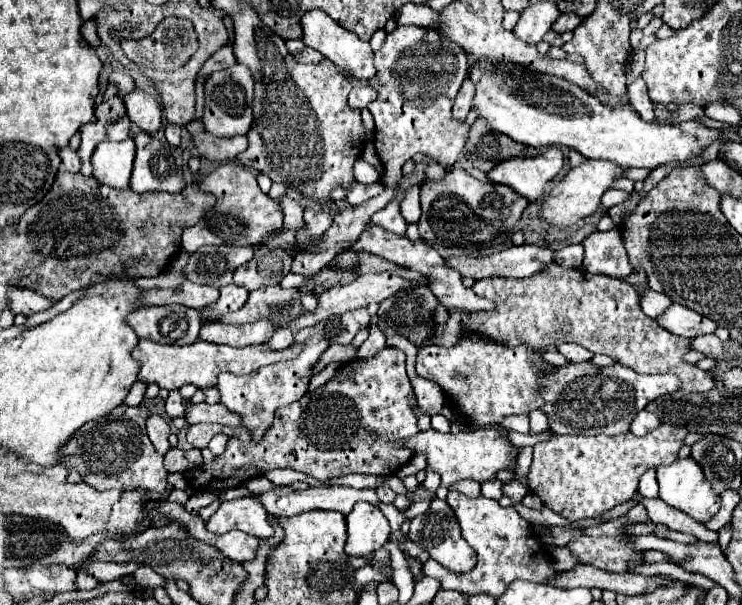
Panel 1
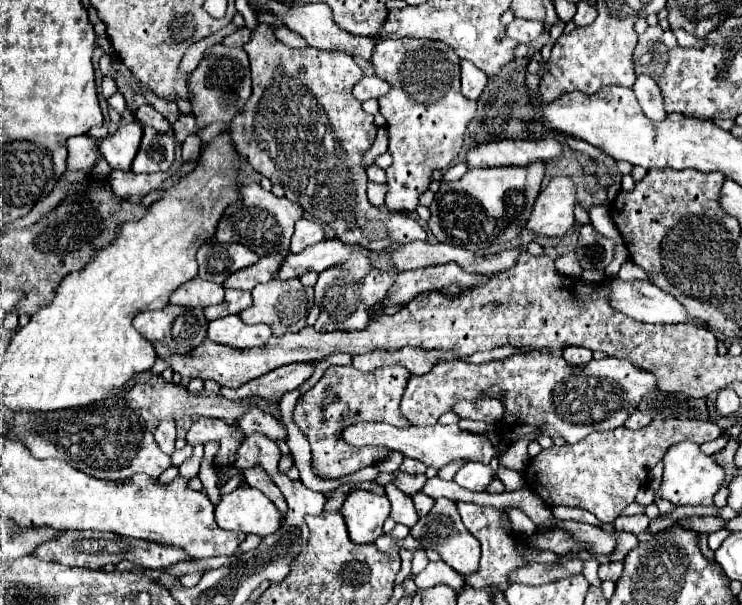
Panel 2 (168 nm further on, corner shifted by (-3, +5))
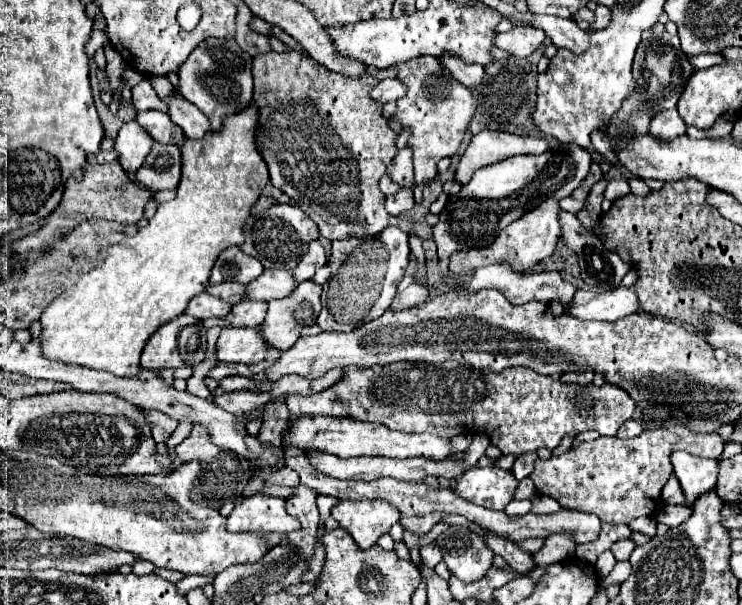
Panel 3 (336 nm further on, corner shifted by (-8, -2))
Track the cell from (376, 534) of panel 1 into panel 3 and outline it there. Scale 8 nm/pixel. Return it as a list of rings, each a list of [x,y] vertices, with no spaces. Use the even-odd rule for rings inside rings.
[[[342,499],[332,509],[332,517],[354,537],[360,549],[370,549],[398,523],[400,511],[382,499]]]

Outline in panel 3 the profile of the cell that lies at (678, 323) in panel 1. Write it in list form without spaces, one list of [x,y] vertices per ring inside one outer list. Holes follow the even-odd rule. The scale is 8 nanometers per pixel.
[[[614,287],[610,291],[578,291],[574,299],[564,307],[568,315],[578,319],[598,319],[598,321],[618,321],[624,315],[640,313],[638,295],[634,287]]]

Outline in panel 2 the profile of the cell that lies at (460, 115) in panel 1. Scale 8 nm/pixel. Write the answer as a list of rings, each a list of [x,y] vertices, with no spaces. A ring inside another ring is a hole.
[[[461,60],[461,92],[463,92],[463,96],[477,100],[485,88],[487,80],[489,80],[487,74],[481,72],[477,66],[473,66],[473,62]]]

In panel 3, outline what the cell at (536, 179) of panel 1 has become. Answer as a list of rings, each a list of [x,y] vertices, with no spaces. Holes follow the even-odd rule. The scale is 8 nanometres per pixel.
[[[480,131],[472,137],[466,147],[460,165],[456,169],[456,181],[468,183],[476,169],[516,157],[516,155],[542,155],[550,149],[546,139],[540,137],[518,137],[502,131]]]

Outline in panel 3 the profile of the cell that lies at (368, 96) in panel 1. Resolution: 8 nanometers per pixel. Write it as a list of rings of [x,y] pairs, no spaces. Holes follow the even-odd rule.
[[[384,79],[370,91],[370,97],[382,105],[400,99],[402,95],[406,95],[406,87],[398,79]]]

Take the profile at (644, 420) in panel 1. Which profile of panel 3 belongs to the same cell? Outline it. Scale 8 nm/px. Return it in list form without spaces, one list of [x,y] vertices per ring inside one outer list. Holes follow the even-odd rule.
[[[630,419],[630,421],[626,421],[626,423],[620,427],[618,437],[638,437],[642,431],[644,431],[644,427],[642,427],[638,421]]]

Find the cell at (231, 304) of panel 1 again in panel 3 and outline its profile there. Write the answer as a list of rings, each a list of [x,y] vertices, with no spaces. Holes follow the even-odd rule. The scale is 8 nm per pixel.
[[[244,299],[242,303],[236,303],[232,311],[226,317],[208,318],[201,320],[204,327],[258,327],[266,317],[266,303]]]

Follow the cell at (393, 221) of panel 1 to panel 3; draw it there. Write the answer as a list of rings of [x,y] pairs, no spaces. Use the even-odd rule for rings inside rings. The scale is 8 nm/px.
[[[416,57],[408,59],[406,63],[398,63],[396,77],[408,87],[408,93],[398,99],[394,117],[406,131],[410,131],[408,147],[414,153],[414,187],[430,185],[438,173],[438,161],[444,157],[452,157],[458,151],[466,127],[474,117],[476,101],[472,93],[450,75],[450,71],[442,69],[440,59],[434,57]]]

